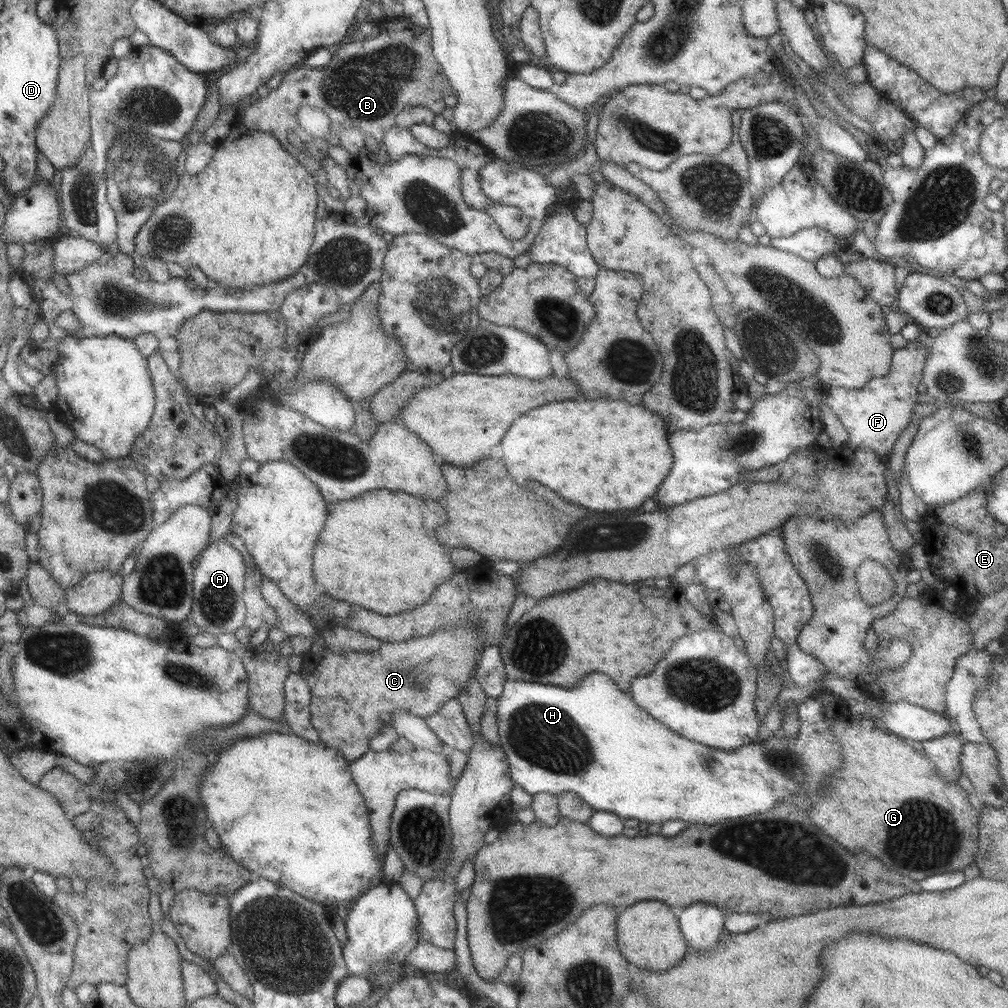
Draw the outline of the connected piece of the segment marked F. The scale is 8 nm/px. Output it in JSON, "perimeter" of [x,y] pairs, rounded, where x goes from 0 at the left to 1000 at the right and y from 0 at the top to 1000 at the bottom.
{"perimeter":[[[914,339],[901,341],[887,347],[883,367],[876,374],[865,375],[852,387],[824,384],[816,401],[820,402],[840,428],[840,441],[854,446],[865,446],[878,453],[883,449],[890,434],[900,425],[910,402],[910,381],[915,376],[915,366],[920,356],[920,345]]]}

